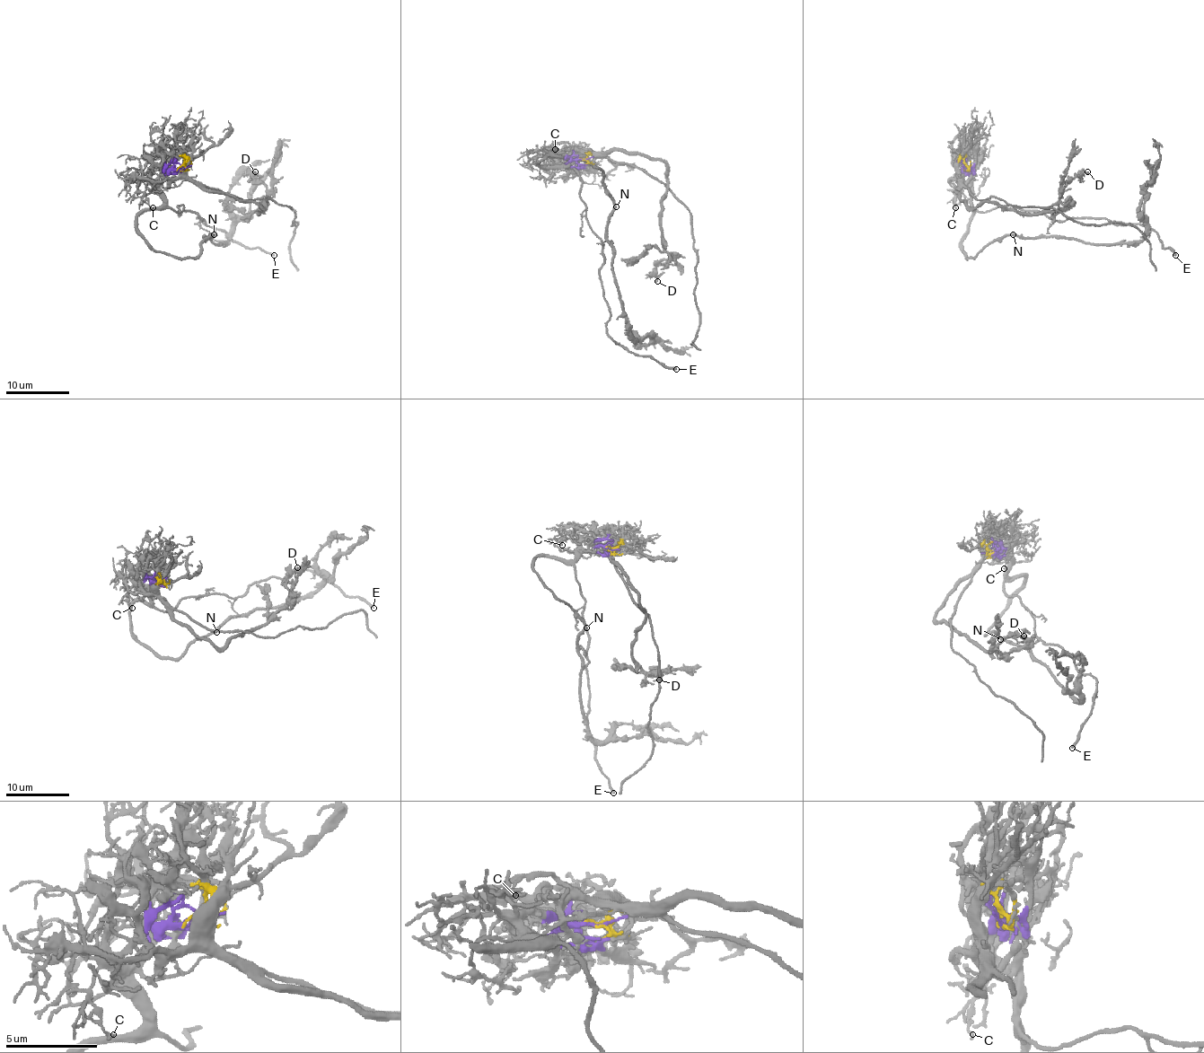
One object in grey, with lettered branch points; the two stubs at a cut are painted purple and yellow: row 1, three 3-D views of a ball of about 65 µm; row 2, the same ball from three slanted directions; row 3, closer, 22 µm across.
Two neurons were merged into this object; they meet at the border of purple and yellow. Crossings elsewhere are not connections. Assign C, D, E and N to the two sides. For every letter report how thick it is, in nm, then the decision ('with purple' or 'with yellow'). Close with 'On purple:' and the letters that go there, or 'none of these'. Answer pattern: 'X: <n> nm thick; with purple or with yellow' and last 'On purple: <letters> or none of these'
C: 120 nm thick; with purple
D: 200 nm thick; with yellow
E: 260 nm thick; with purple
N: 280 nm thick; with purple
On purple: C, E, N

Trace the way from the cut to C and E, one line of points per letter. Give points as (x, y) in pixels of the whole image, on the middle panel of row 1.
C: (584, 160), (567, 160), (561, 155), (549, 155), (547, 151), (555, 149)
E: (584, 160), (563, 164), (582, 182), (584, 215), (602, 243), (607, 333), (676, 368)

